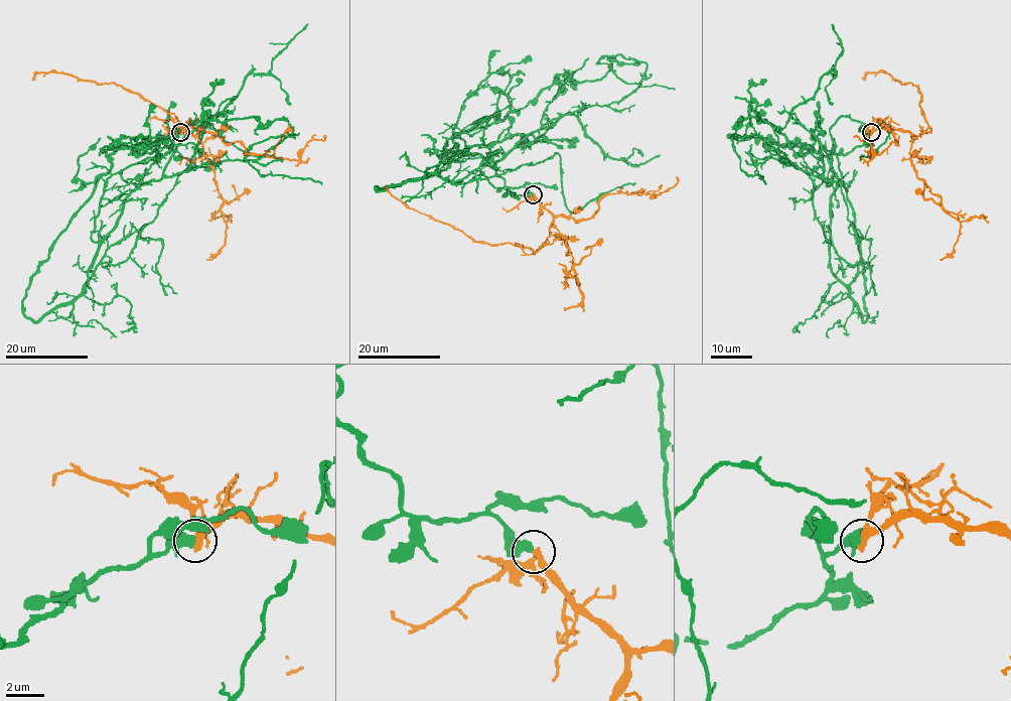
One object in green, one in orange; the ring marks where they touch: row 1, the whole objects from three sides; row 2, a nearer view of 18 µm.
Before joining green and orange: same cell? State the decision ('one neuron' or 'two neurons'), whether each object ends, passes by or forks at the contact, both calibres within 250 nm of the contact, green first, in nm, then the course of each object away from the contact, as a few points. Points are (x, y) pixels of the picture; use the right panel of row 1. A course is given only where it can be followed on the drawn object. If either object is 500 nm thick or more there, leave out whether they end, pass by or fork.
two neurons; calibres 500 and 300 nm; course green (871, 132), (811, 147), (838, 183), (829, 267), (848, 285), (841, 116), (889, 134), (860, 161); course orange (871, 132), (882, 127), (917, 136), (928, 124), (910, 83), (885, 72), (868, 72), (863, 81)

